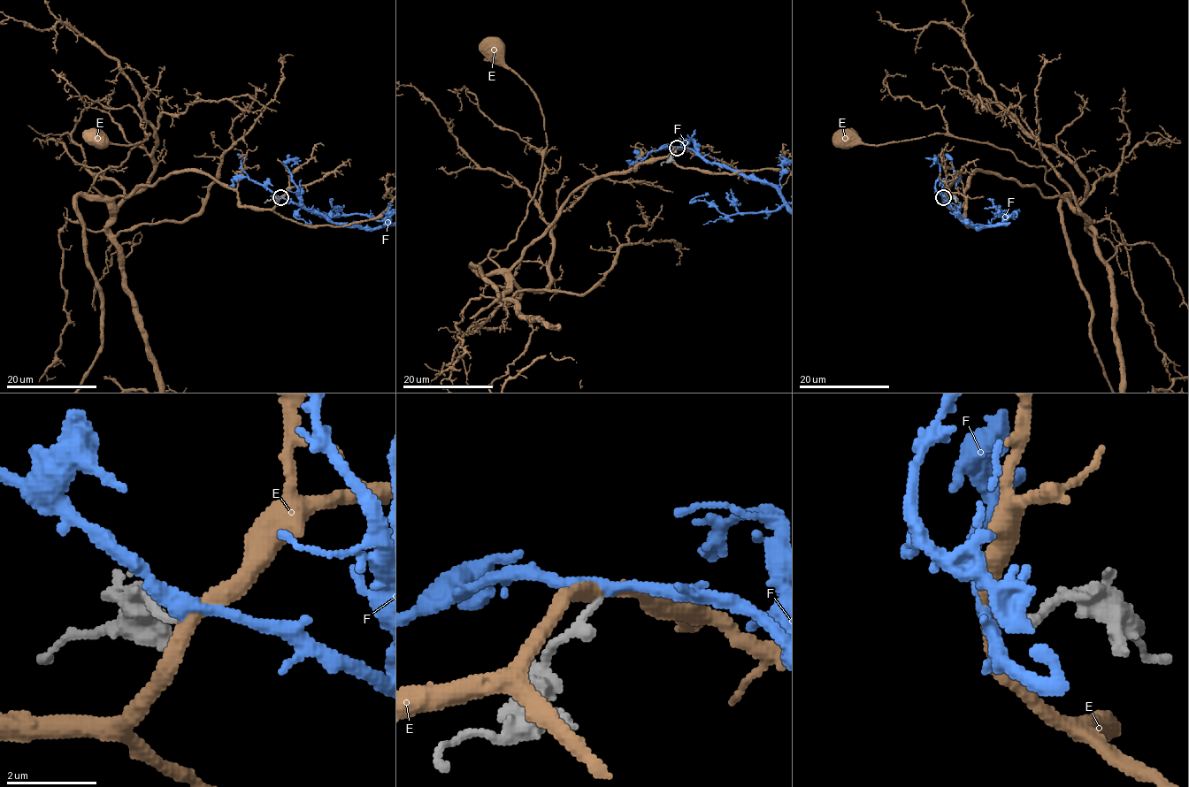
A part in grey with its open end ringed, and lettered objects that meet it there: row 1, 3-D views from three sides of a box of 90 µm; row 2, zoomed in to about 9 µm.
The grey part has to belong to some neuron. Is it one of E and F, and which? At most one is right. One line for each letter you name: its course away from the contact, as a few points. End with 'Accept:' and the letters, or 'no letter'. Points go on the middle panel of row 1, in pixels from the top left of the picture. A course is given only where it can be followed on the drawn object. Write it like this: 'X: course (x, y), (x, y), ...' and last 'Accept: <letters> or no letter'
Accept: F

